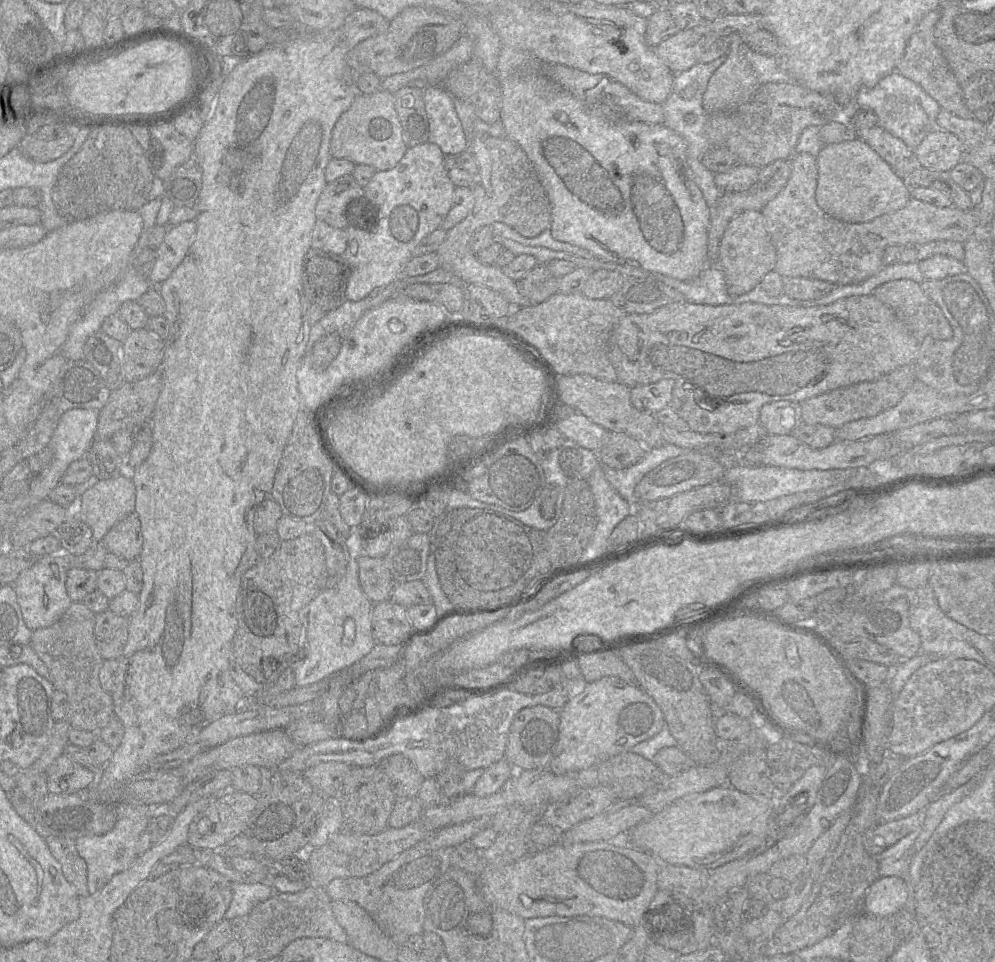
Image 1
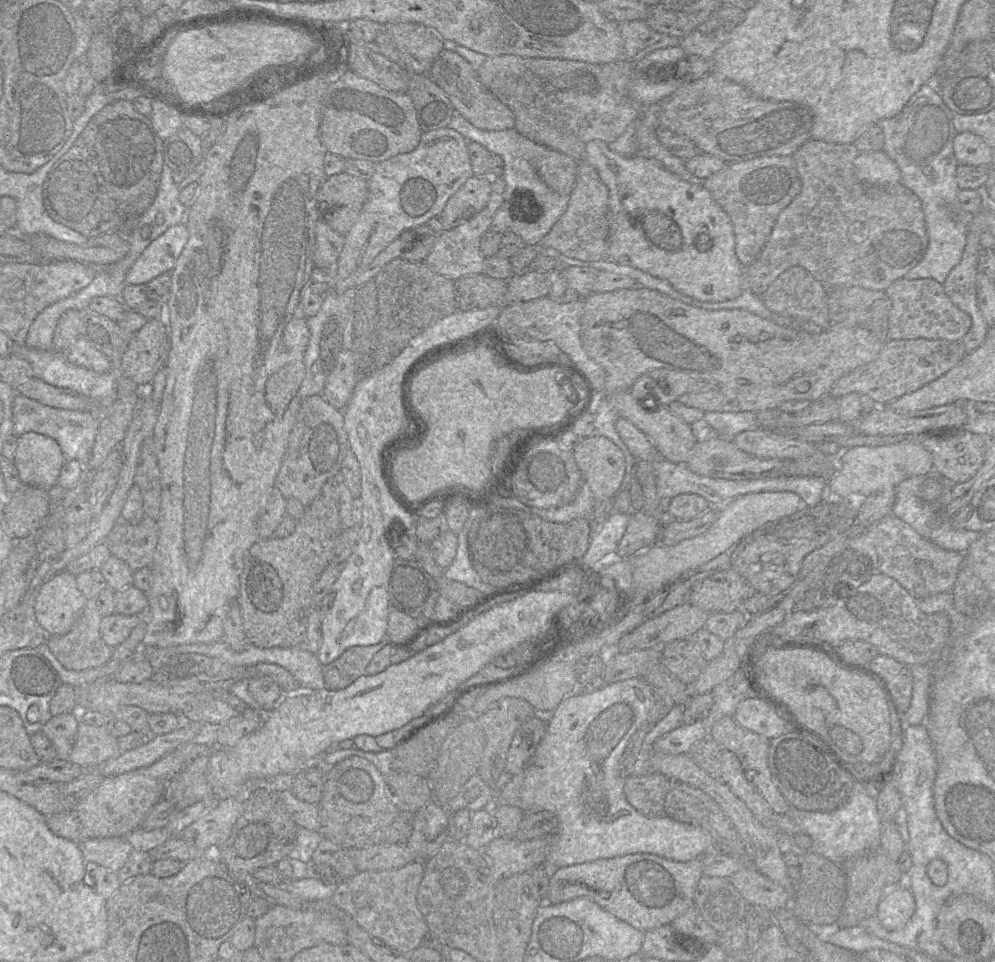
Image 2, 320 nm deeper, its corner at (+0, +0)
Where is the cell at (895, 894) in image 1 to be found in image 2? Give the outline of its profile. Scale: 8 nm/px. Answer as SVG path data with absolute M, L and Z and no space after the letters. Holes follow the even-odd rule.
M896 886L882 897L877 909L877 918L888 930L904 927L916 910L915 896L904 886Z

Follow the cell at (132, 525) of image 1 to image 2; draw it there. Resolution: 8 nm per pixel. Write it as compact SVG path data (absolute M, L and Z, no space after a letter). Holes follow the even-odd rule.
M144 517L138 523L118 521L105 539L111 555L125 561L135 572L151 566L158 543L156 520Z

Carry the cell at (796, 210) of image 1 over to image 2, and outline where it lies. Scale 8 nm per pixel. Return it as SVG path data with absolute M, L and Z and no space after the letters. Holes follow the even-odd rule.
M807 140L792 155L802 182L801 192L778 215L770 237L758 258L745 268L745 287L762 296L787 269L800 266L830 291L846 287L862 287L885 291L924 257L929 237L922 203L902 183L888 186L868 185L855 174L854 161L861 152L853 143L829 143Z

